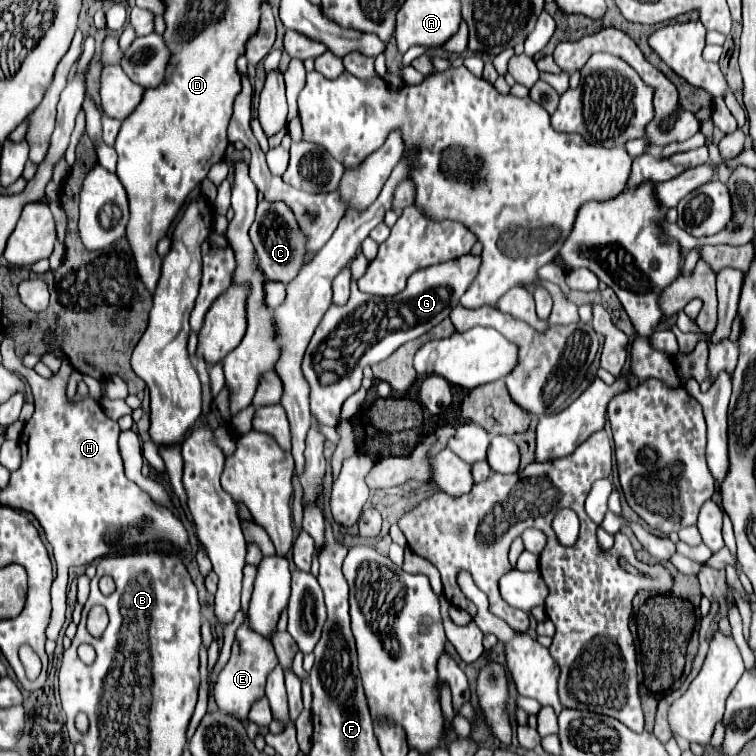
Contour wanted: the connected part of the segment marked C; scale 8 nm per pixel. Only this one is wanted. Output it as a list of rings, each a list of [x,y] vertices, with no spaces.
[[[270,201],[258,203],[256,219],[250,227],[250,239],[266,277],[282,283],[292,281],[292,277],[300,271],[300,265],[304,263],[306,249],[304,249],[304,235],[300,233],[300,229],[296,229],[296,219],[292,217],[292,211],[284,203],[270,203]]]

